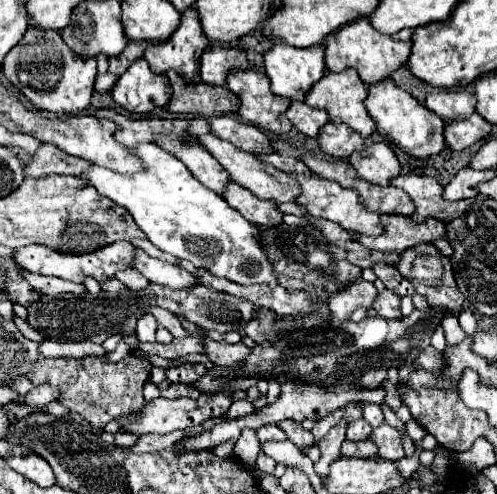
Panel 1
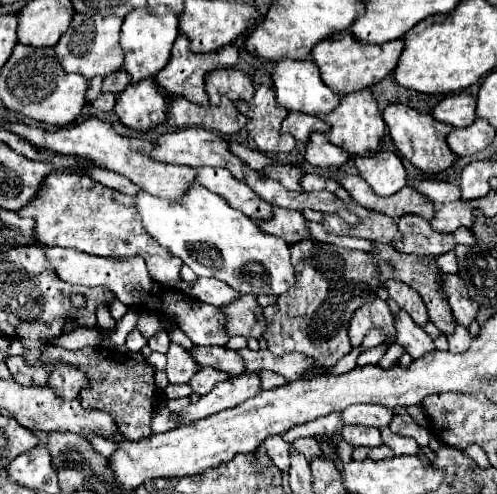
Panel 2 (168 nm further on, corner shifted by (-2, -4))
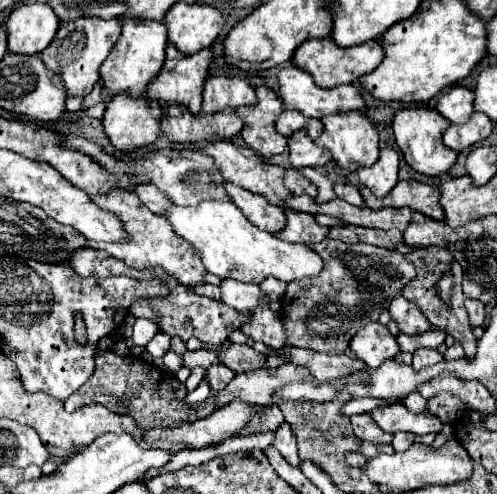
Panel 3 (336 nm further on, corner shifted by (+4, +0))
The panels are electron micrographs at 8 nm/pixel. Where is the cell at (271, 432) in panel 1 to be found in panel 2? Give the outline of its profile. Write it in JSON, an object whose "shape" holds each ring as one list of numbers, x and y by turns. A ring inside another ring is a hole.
{"shape":[[279,435,267,437,263,445,265,445,267,455,271,457,271,461,273,461,281,471,287,471,287,469,289,469,289,449,291,449,291,445,285,443]]}

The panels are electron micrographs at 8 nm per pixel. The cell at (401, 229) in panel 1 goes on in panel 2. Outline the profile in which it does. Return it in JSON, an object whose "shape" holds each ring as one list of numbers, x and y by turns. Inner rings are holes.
{"shape":[[403,215,397,219,397,227,403,233,403,239,395,241,393,247,401,253,415,253,415,255,443,255,451,251,455,245,473,245,475,237,469,229,457,229,453,233,439,233,429,227,419,215]]}

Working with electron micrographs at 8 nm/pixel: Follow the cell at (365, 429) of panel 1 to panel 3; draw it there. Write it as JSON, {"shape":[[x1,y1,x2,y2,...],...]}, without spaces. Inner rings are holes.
{"shape":[[363,413,363,415,355,415,355,417,351,417,351,425,353,425,355,435,357,435,361,441,391,443,391,439,393,439,393,435,383,433,383,431,379,429,379,425,375,423,373,417,369,417,369,413]]}

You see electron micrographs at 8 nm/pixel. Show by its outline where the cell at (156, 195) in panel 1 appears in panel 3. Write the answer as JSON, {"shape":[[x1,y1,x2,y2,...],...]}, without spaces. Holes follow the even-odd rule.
{"shape":[[201,201,197,207,171,205,165,217,171,221,175,233,187,239,195,251,201,253,207,271,219,277,231,277,243,283,261,283,271,275,289,283,295,279,315,277,323,269,323,259,311,247,291,245,257,229,231,201]]}

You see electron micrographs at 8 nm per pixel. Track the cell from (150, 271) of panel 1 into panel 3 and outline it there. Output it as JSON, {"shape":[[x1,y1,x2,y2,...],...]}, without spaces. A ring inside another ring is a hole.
{"shape":[[225,279,221,285,221,301,229,307,235,307,237,311,253,311,259,303,267,303,269,297,261,291,259,285,241,283,235,279]]}

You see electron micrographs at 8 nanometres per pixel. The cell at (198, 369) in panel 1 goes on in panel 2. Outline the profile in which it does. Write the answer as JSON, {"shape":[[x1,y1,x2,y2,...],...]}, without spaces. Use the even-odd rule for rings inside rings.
{"shape":[[201,367,189,381,189,387,193,389,193,393,197,395,205,395,211,391,211,387,219,381,225,381,229,375,219,371,219,369,213,369,213,367]]}

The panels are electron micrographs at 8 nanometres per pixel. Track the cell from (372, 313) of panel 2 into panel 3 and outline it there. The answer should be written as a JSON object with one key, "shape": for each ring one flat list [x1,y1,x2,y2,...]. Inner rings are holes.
{"shape":[[367,323,351,339,351,351,371,369,377,369,383,361,393,359,399,353,399,345,387,327,383,327,381,323]]}

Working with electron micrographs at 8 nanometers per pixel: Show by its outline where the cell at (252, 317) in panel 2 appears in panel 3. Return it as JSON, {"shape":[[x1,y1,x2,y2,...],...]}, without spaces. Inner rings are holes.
{"shape":[[261,305,251,313,251,319,247,325,241,327,241,331,253,339,263,341,265,345,271,345,275,349,285,345,285,329,281,325,281,319,271,313,269,305]]}

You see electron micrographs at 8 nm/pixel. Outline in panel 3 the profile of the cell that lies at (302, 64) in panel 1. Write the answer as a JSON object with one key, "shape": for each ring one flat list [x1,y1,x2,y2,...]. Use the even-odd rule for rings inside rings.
{"shape":[[293,65,283,67,279,71,279,89,281,89,281,99,285,109,295,109,301,111,305,117,315,117,315,119,323,119,329,113,347,113,347,111,363,111,367,113,367,105,365,99,361,95,361,91,355,85,339,85,333,89,321,89,313,83,313,77]]}

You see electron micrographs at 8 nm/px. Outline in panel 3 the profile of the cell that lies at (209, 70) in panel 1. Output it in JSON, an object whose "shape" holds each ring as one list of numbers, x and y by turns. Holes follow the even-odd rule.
{"shape":[[209,77,203,89,203,111,217,113,223,109,237,109,255,105,255,89,245,79]]}

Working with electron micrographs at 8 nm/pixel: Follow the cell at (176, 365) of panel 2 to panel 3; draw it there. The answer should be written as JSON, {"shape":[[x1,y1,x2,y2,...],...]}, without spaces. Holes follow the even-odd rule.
{"shape":[[199,349,199,351,187,351,181,355,183,361,185,361,185,367,193,369,193,367,211,367,211,365,217,365,219,363,219,355,217,351,211,351,211,349]]}

